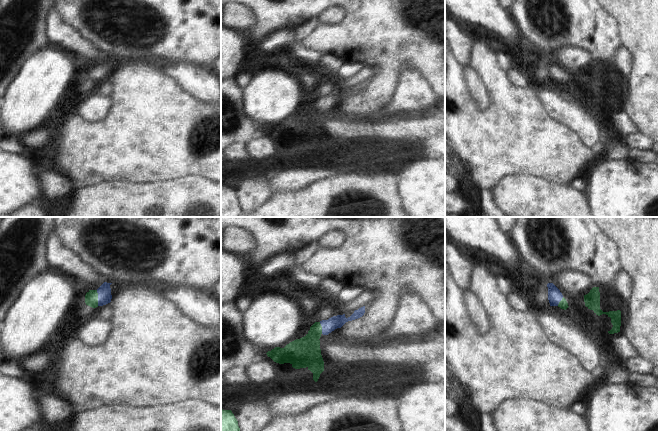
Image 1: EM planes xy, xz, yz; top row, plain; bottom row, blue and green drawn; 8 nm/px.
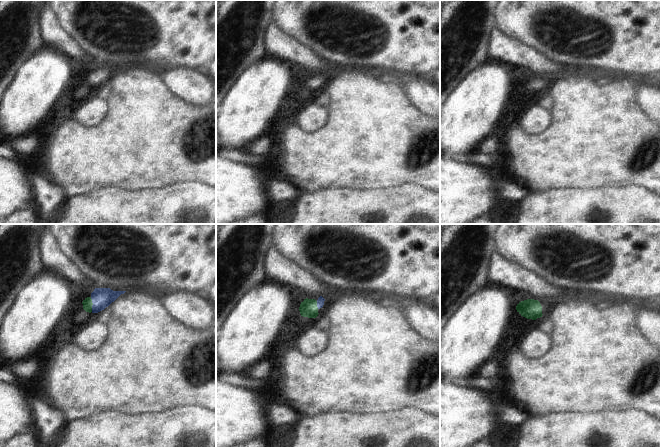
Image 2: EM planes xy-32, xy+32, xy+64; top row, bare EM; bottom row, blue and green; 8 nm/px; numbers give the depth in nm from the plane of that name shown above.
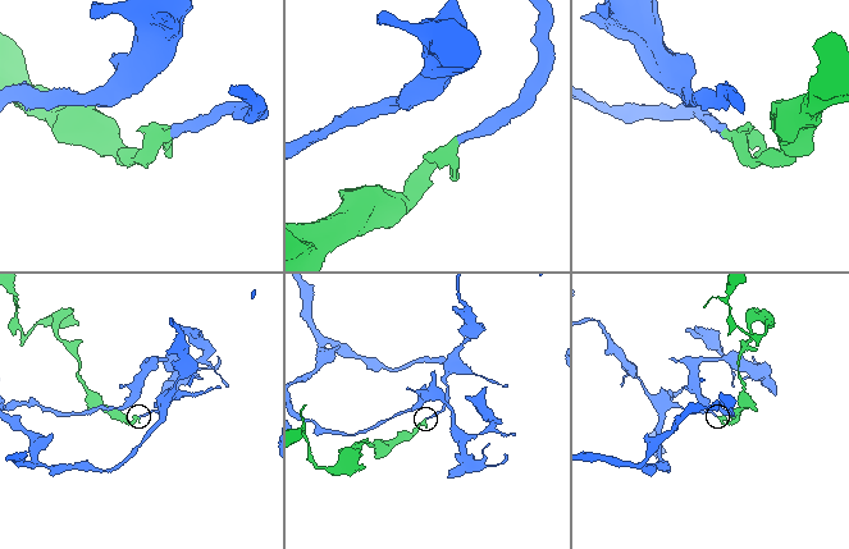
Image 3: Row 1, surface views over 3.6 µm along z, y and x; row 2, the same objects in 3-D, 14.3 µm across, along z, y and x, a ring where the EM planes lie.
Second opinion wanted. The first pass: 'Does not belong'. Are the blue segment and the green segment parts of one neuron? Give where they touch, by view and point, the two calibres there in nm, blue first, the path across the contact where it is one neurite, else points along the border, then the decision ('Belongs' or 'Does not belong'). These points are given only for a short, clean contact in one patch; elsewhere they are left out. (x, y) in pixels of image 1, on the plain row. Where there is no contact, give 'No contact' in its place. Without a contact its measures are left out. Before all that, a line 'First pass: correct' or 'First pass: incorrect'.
First pass: incorrect
Touches blue at xy (98, 74). Thickness 110 nm (blue) against 110 nm. Path across: xy (104, 67), (98, 74), (91, 74). Belongs

